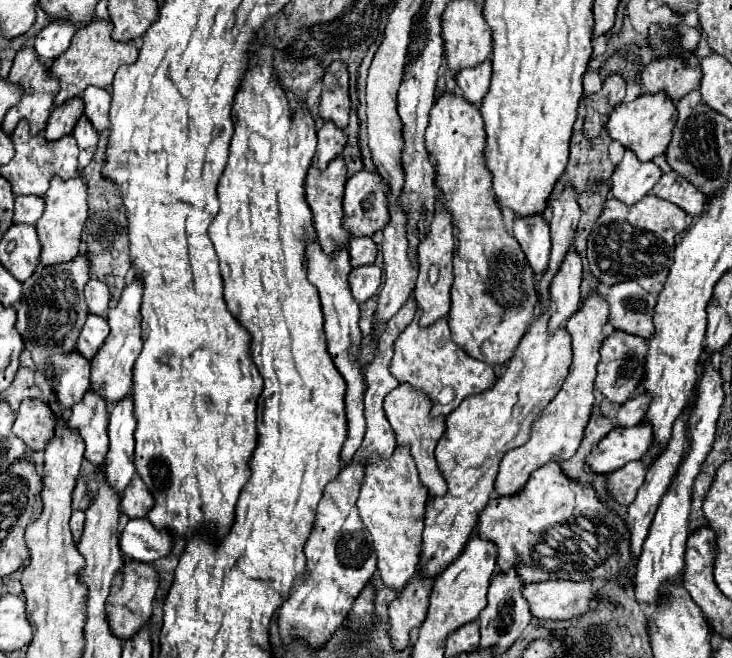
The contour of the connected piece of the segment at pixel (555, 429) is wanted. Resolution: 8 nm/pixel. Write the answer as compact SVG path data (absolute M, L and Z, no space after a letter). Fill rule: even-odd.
M601 294L589 296L581 310L569 318L565 330L571 334L573 340L573 362L569 366L569 374L561 386L561 390L557 392L557 396L545 406L545 410L539 414L539 418L533 422L531 426L531 436L529 440L515 448L509 450L501 464L499 464L499 472L495 478L495 492L499 496L515 496L523 490L523 486L529 480L529 474L535 472L537 468L549 464L549 462L563 462L569 460L583 438L583 430L589 422L591 416L591 408L595 402L595 394L593 394L593 382L597 376L597 362L599 362L599 348L605 340L603 334L603 326L607 324L607 302Z

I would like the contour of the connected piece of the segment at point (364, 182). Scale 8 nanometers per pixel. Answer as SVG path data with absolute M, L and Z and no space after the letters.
M361 170L351 176L345 184L343 198L343 228L351 236L373 236L387 224L387 200L383 200L383 188L379 188L379 180L375 180L375 172Z

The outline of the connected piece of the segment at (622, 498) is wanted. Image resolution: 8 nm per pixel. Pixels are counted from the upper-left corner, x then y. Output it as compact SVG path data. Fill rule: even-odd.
M643 460L629 462L623 468L611 472L607 476L607 492L621 506L629 506L635 500L639 486L643 484L643 476L647 472L647 464Z

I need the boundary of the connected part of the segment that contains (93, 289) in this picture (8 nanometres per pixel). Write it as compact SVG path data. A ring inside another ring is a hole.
M91 278L91 280L85 284L83 294L85 294L85 302L87 302L87 306L89 306L89 310L91 310L93 314L103 314L103 312L107 312L111 296L109 296L109 288L107 288L101 280Z

